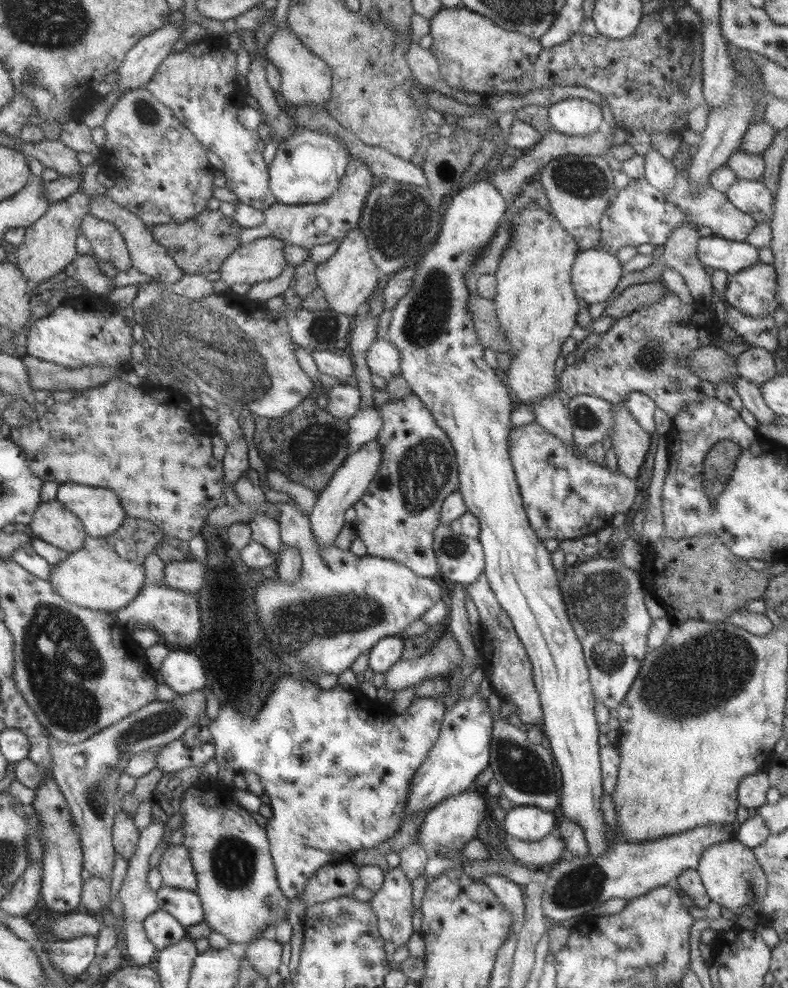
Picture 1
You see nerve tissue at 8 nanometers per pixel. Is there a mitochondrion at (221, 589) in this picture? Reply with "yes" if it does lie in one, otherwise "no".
no

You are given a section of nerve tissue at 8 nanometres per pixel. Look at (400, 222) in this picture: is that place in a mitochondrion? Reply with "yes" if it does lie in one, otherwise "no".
yes

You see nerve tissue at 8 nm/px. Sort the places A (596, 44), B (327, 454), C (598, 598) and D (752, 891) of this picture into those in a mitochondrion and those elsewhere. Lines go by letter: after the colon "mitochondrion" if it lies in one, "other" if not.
A: other
B: mitochondrion
C: mitochondrion
D: other

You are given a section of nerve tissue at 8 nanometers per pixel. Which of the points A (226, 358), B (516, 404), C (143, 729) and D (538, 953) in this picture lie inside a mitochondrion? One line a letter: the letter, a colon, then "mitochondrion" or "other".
A: mitochondrion
B: other
C: mitochondrion
D: other

